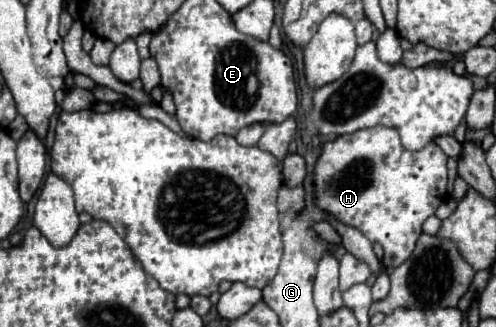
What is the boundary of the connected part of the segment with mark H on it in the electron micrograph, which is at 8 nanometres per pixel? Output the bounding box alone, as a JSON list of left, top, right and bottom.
[316,124,448,268]

